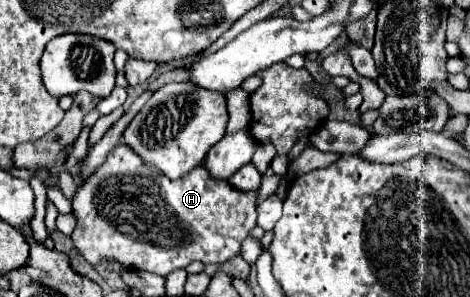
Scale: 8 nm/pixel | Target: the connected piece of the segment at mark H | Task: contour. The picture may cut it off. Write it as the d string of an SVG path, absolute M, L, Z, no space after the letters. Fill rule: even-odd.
M121 143L107 155L107 161L77 189L73 197L73 211L79 225L71 239L77 251L93 267L97 267L101 259L111 259L127 265L129 269L169 275L171 271L183 269L193 261L201 261L205 265L223 263L233 255L239 255L241 241L257 223L257 195L259 189L241 193L239 189L233 189L229 181L213 181L205 163L197 165L189 175L173 181L159 173L153 165L147 165L143 159L139 159L139 155L135 155L129 145ZM149 241L163 249L149 249Z

